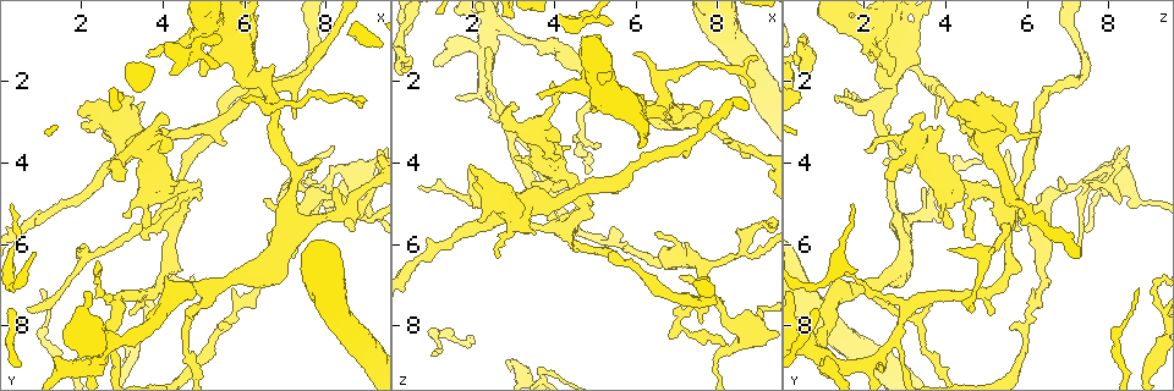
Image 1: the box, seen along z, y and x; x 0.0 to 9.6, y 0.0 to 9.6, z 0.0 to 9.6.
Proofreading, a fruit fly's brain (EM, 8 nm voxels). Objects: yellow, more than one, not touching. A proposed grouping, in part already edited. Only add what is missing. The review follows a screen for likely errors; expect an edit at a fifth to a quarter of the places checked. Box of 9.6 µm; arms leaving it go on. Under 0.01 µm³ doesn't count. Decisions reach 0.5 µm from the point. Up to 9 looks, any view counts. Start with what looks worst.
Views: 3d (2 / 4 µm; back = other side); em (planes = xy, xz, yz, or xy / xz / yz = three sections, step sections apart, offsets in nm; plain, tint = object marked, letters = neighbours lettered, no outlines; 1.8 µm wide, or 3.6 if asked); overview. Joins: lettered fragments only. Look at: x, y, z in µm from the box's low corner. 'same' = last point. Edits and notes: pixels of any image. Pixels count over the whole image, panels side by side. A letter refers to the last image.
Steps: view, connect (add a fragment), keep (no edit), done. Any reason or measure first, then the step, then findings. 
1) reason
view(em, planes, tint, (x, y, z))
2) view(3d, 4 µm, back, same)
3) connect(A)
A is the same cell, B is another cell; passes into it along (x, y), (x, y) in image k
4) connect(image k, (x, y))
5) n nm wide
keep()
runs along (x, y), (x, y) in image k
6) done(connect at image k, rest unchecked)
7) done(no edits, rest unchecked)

thin end
view(3d, 2 µm, (2.35, 6.45, 1.20))

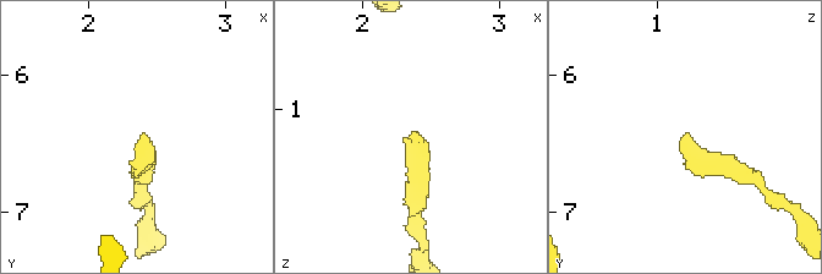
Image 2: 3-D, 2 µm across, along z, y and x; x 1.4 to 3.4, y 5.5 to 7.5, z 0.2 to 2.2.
view(em, planes, plain, (2.36, 6.46, 1.18))

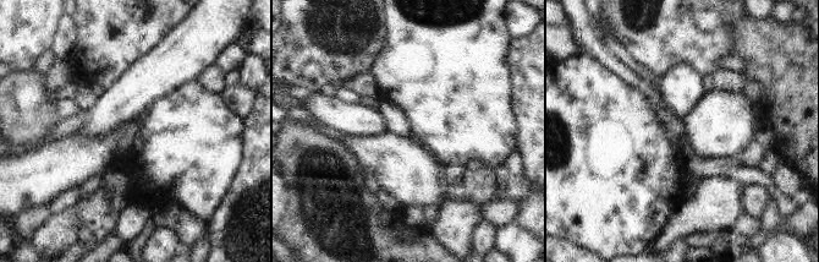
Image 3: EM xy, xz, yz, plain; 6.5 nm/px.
see the neighbours
view(em, planes, letters, same)

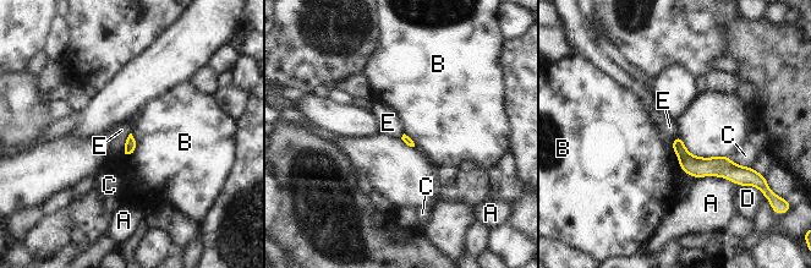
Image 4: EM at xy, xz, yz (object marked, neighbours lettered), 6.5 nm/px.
keep()
A, B, C, D and E are other cells; runs along (675, 143), (696, 167), (738, 173) in image 4; none of them fits

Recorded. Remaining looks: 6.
an open end
view(3d, 4 µm, (4.90, 1.80, 2.60))

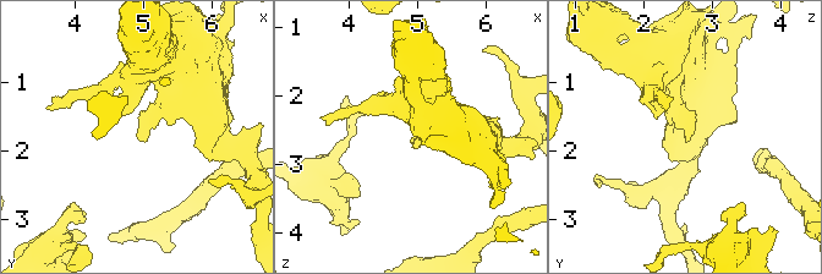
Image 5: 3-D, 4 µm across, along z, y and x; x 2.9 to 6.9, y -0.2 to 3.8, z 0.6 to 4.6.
view(em, planes, tint, (4.90, 1.85, 2.60))

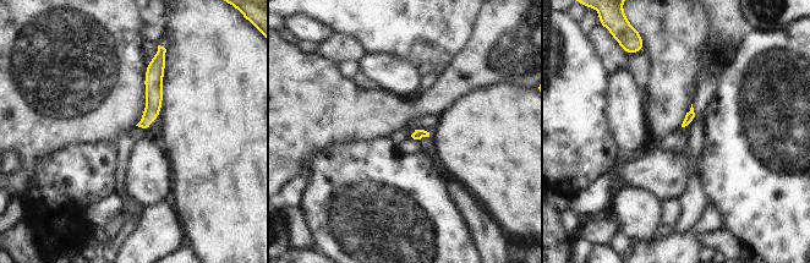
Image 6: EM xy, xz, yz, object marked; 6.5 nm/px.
view(em, planes, letters, same)

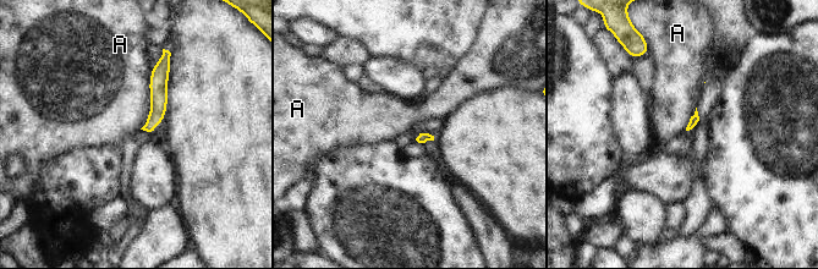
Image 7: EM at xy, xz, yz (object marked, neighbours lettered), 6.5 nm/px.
keep()
A is another cell; border along (149, 77), (149, 114), (140, 128) in image 7; none of them fits

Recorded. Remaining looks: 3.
thick turns thin
view(3d, 4 µm, (8.00, 4.45, 7.40))

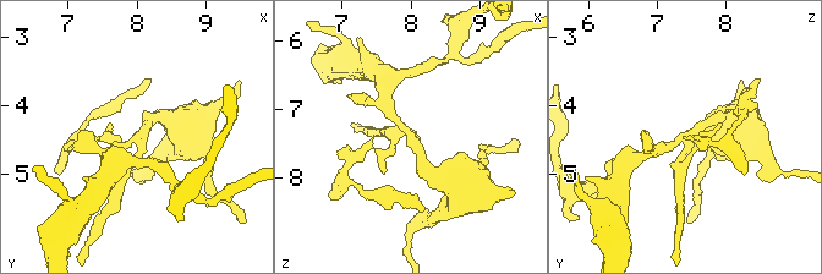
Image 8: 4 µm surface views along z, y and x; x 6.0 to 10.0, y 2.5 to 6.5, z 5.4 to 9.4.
4 arms
view(em, planes, tint, (7.95, 4.50, 7.45))

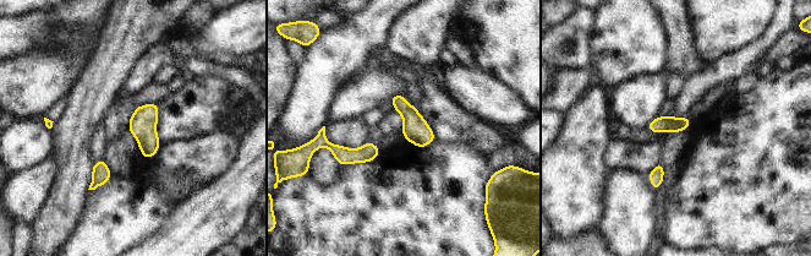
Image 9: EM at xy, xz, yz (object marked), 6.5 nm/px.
view(em, planes, letters, same)

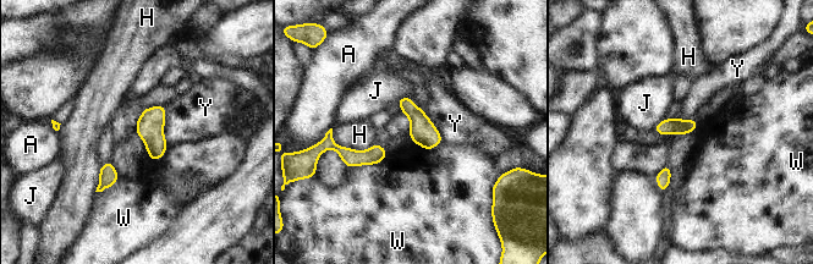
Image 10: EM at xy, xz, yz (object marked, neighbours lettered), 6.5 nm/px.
keep()
A, H, J, W and Y are other cells; border along (164, 105), (164, 138), (168, 144) in image 10; none of them fits

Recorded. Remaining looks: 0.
done(no edits, rest unchecked)

